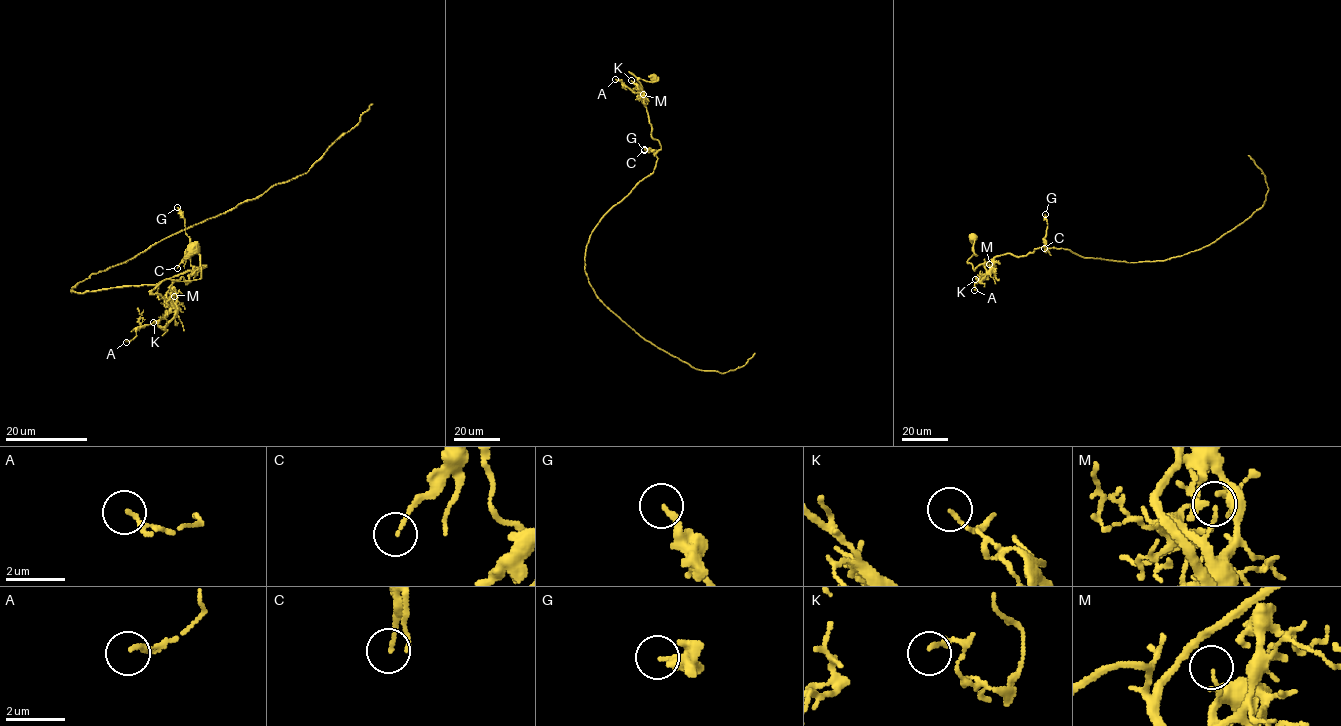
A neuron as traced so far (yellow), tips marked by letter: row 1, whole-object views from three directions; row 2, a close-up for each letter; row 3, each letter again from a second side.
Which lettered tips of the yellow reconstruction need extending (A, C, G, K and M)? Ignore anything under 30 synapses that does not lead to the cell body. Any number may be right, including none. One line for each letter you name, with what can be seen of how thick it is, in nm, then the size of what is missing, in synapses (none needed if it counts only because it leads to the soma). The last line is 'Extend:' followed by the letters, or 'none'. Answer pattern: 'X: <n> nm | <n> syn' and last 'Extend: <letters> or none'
Extend: none

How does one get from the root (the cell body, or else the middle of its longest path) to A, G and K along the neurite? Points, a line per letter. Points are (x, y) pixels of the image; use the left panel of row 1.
A: (193, 248), (200, 277), (162, 281), (151, 291), (166, 307), (174, 296), (176, 311), (126, 342)
G: (193, 248), (200, 277), (151, 291), (166, 307), (172, 283), (207, 265), (190, 264), (177, 207)
K: (193, 248), (200, 277), (162, 281), (151, 291), (166, 307), (174, 296), (175, 315), (164, 327), (153, 322)

